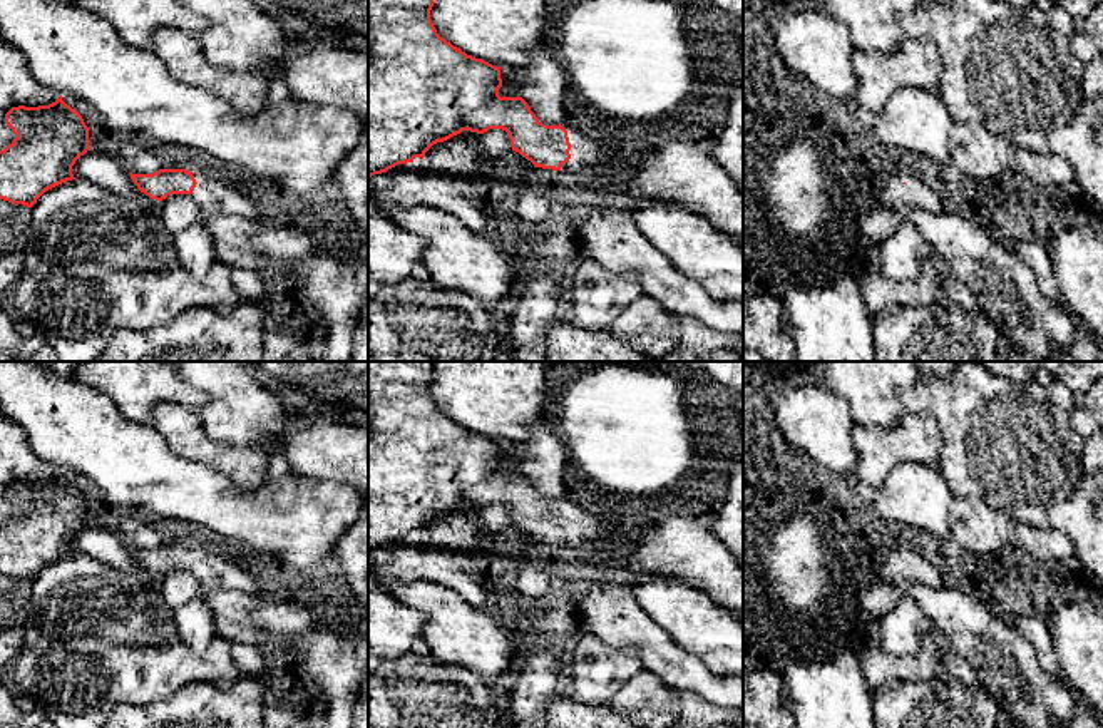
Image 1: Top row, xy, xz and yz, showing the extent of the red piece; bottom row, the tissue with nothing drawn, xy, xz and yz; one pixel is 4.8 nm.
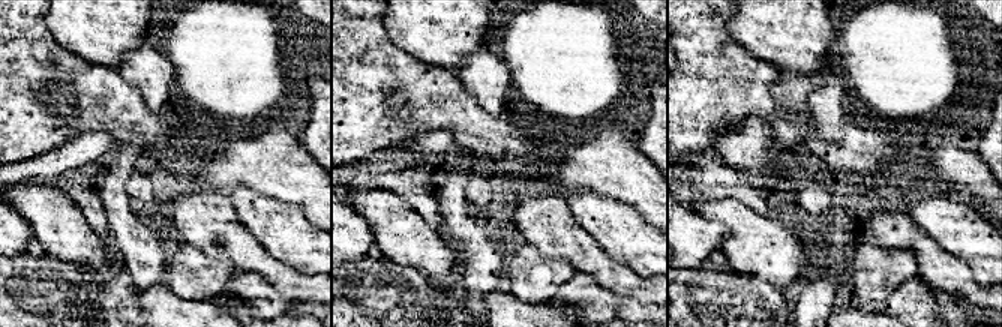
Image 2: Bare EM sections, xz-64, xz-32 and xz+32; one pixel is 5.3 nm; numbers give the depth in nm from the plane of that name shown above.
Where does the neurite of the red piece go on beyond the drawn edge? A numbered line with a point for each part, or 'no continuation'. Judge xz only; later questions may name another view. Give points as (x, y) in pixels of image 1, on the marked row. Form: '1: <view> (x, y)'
1: xz (588, 154)

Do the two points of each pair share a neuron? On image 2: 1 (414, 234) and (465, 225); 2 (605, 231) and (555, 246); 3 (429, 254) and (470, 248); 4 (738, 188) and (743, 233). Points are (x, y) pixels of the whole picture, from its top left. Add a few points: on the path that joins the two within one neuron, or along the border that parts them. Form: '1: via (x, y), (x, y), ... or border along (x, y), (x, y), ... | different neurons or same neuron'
1: border along (443, 231), (458, 260) | different neurons
2: border along (569, 207), (575, 221), (615, 260) | different neurons
3: border along (443, 231), (458, 260) | different neurons
4: border along (704, 200), (735, 198), (767, 216) | different neurons

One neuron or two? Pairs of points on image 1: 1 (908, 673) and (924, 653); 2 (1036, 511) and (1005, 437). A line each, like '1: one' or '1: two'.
1: one
2: one

